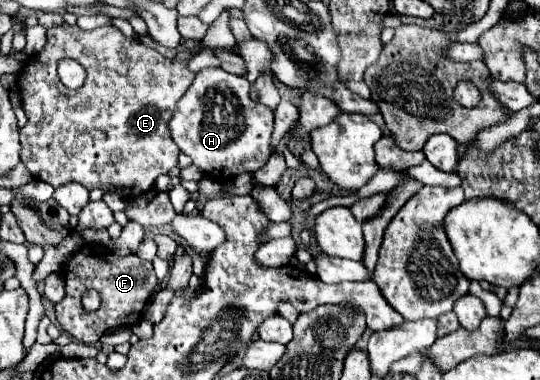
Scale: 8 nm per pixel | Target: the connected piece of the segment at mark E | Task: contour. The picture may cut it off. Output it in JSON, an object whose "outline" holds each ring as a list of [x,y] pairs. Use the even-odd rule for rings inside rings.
{"outline":[[[69,24],[49,28],[45,48],[25,62],[19,78],[23,110],[27,114],[27,126],[21,130],[21,160],[37,180],[51,186],[79,182],[87,190],[101,188],[105,192],[119,192],[125,198],[137,198],[151,190],[157,176],[177,166],[179,148],[171,138],[169,120],[193,78],[195,74],[187,70],[187,62],[169,60],[139,40],[131,42],[115,26],[101,26],[91,32]],[[63,58],[77,60],[85,68],[87,80],[81,90],[69,90],[59,82],[57,64]]]}

